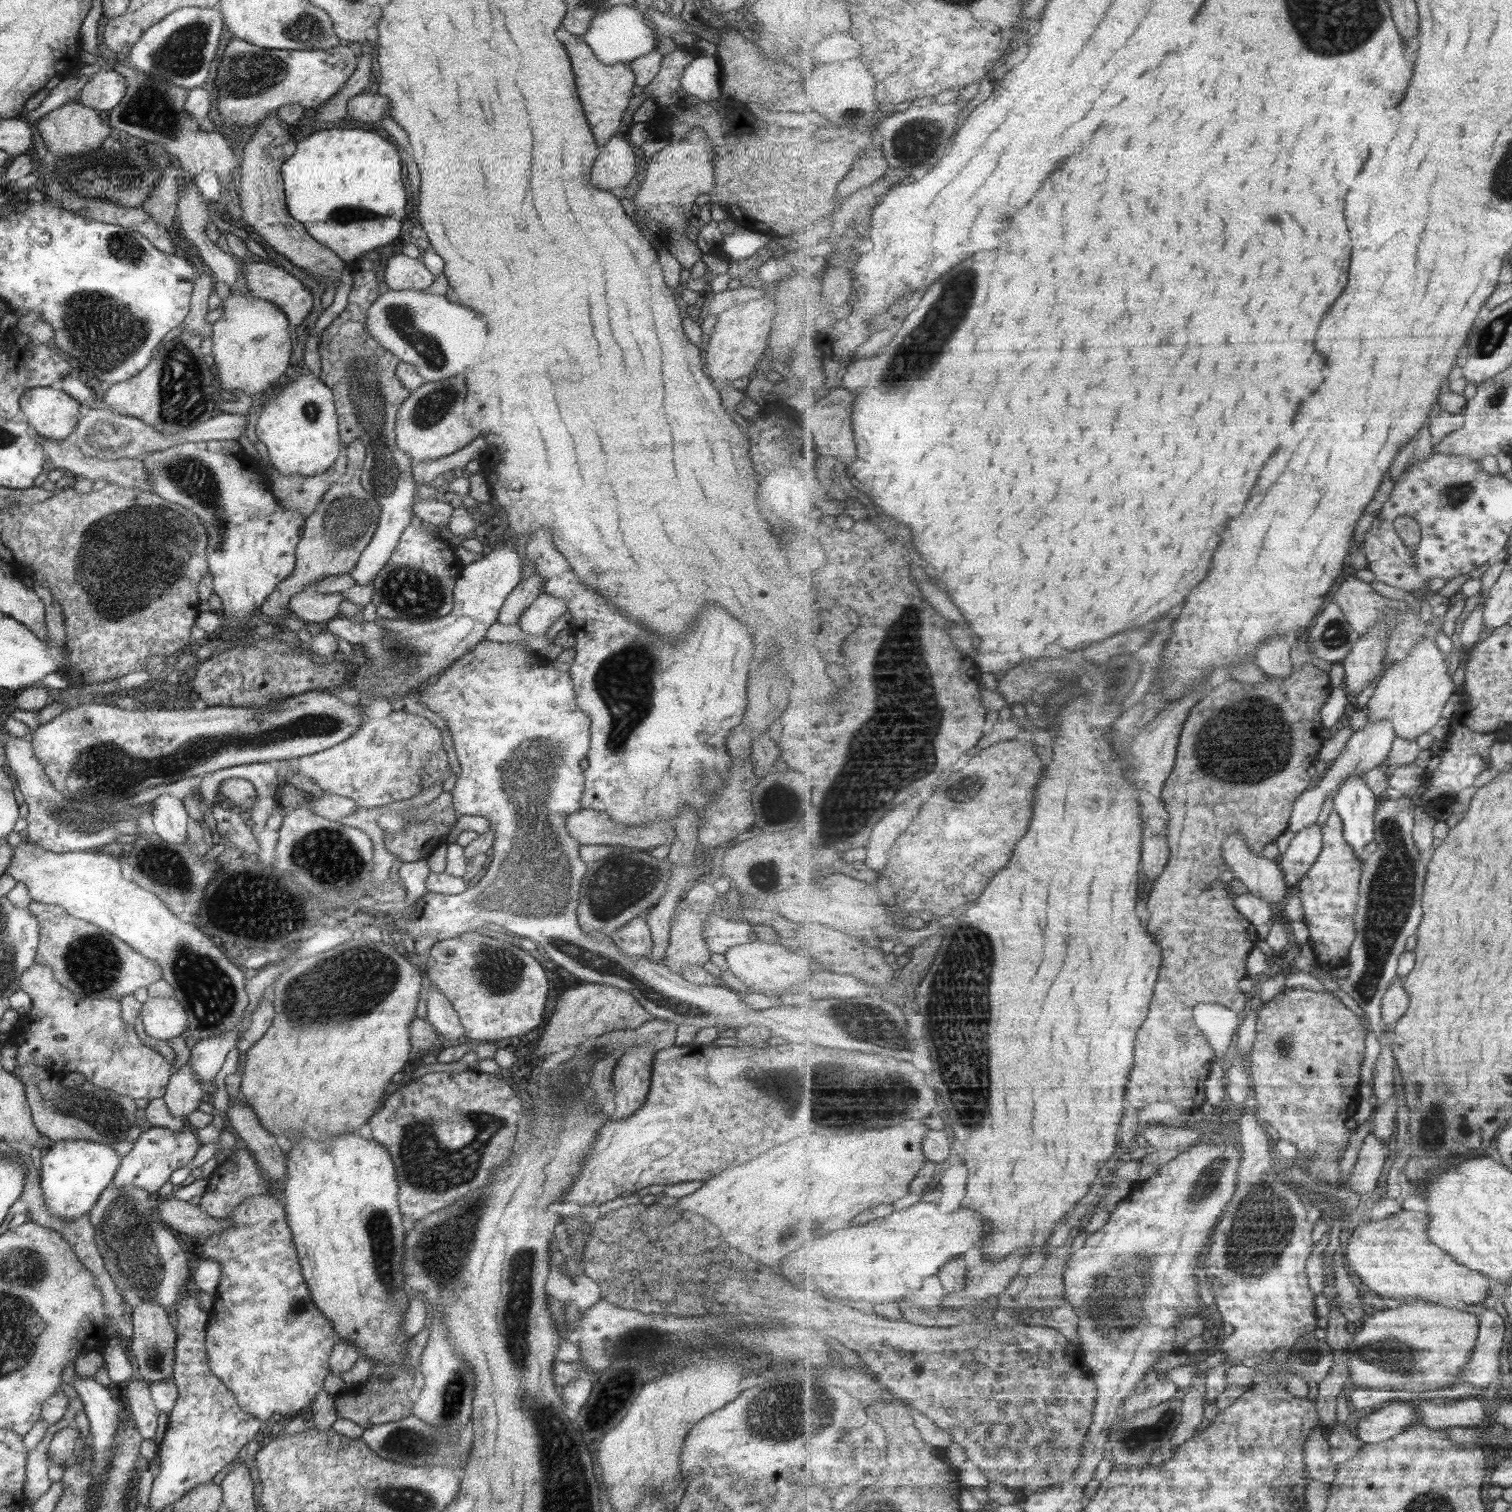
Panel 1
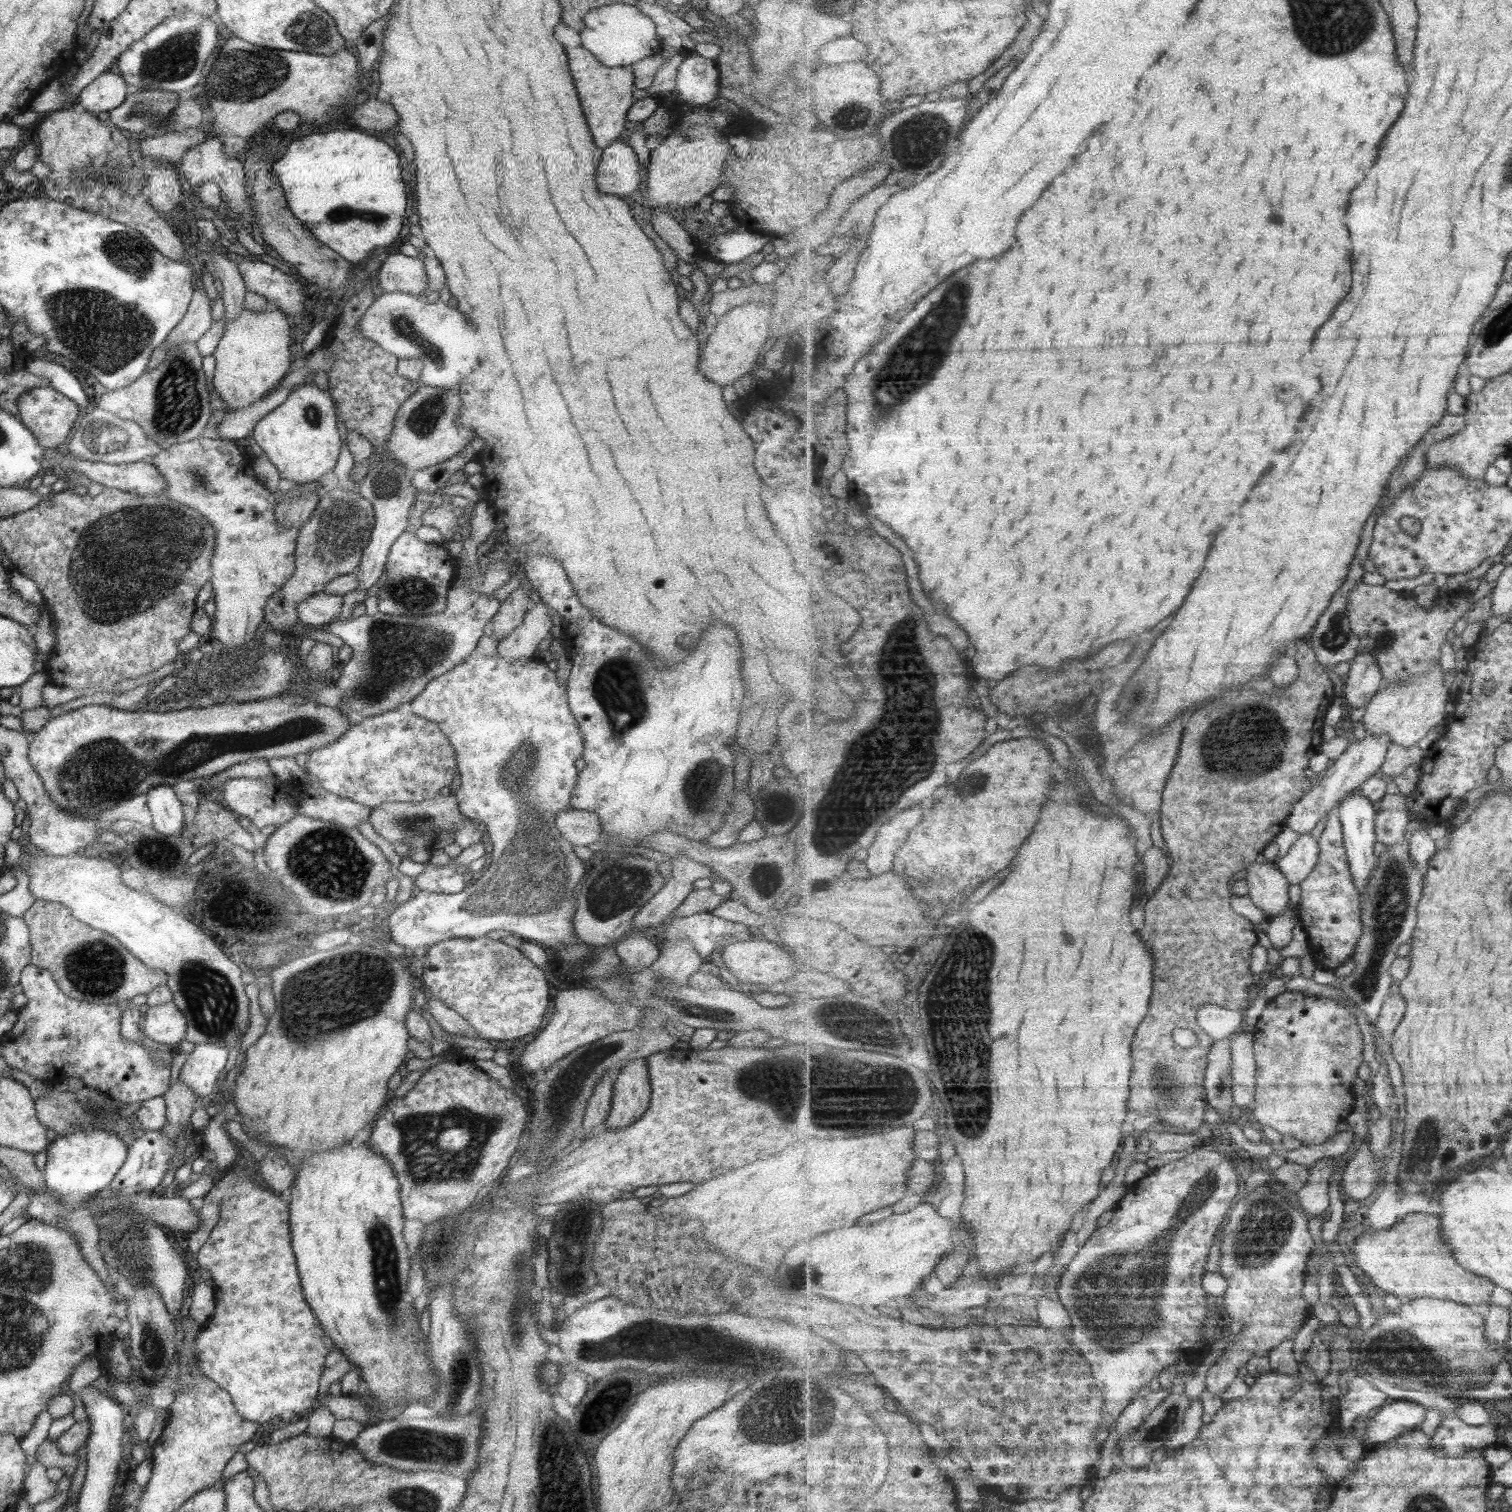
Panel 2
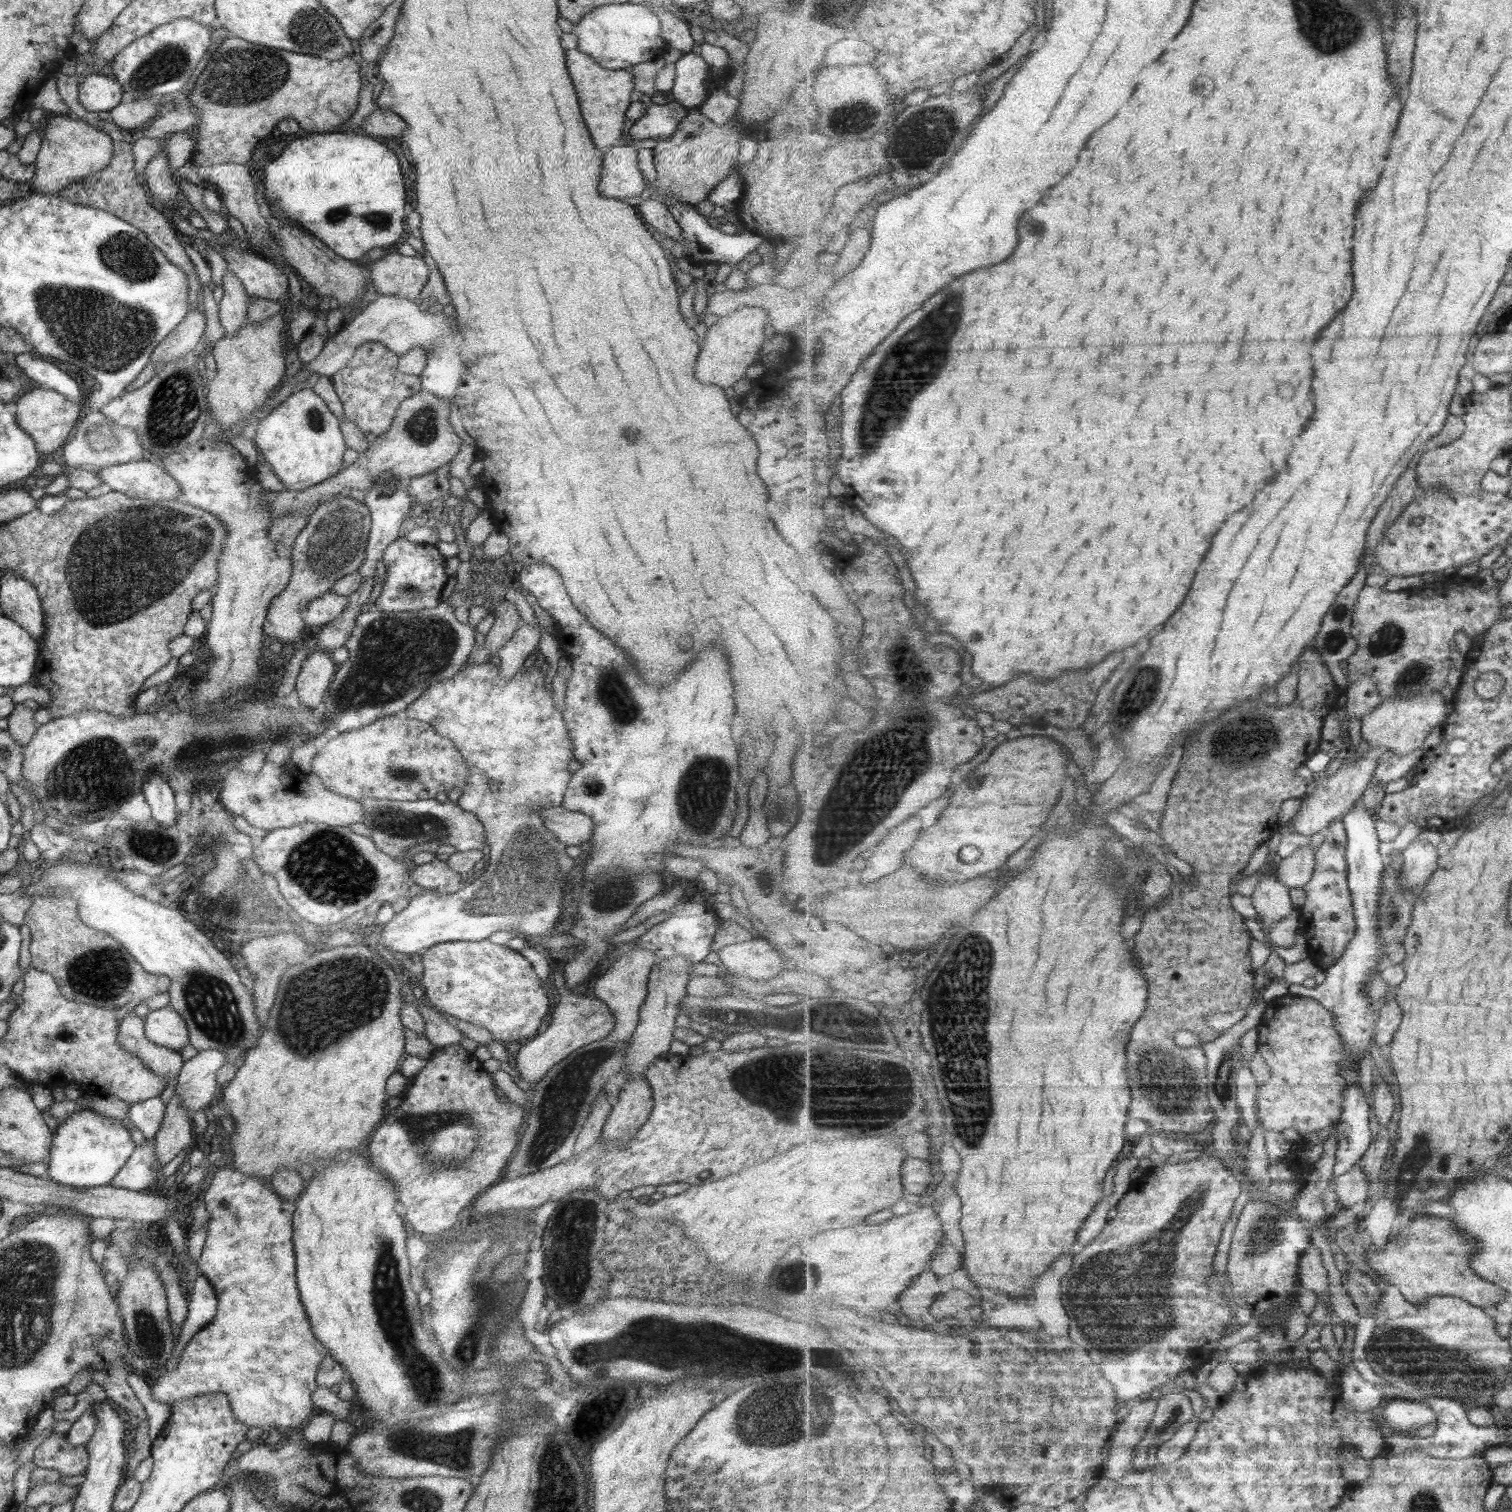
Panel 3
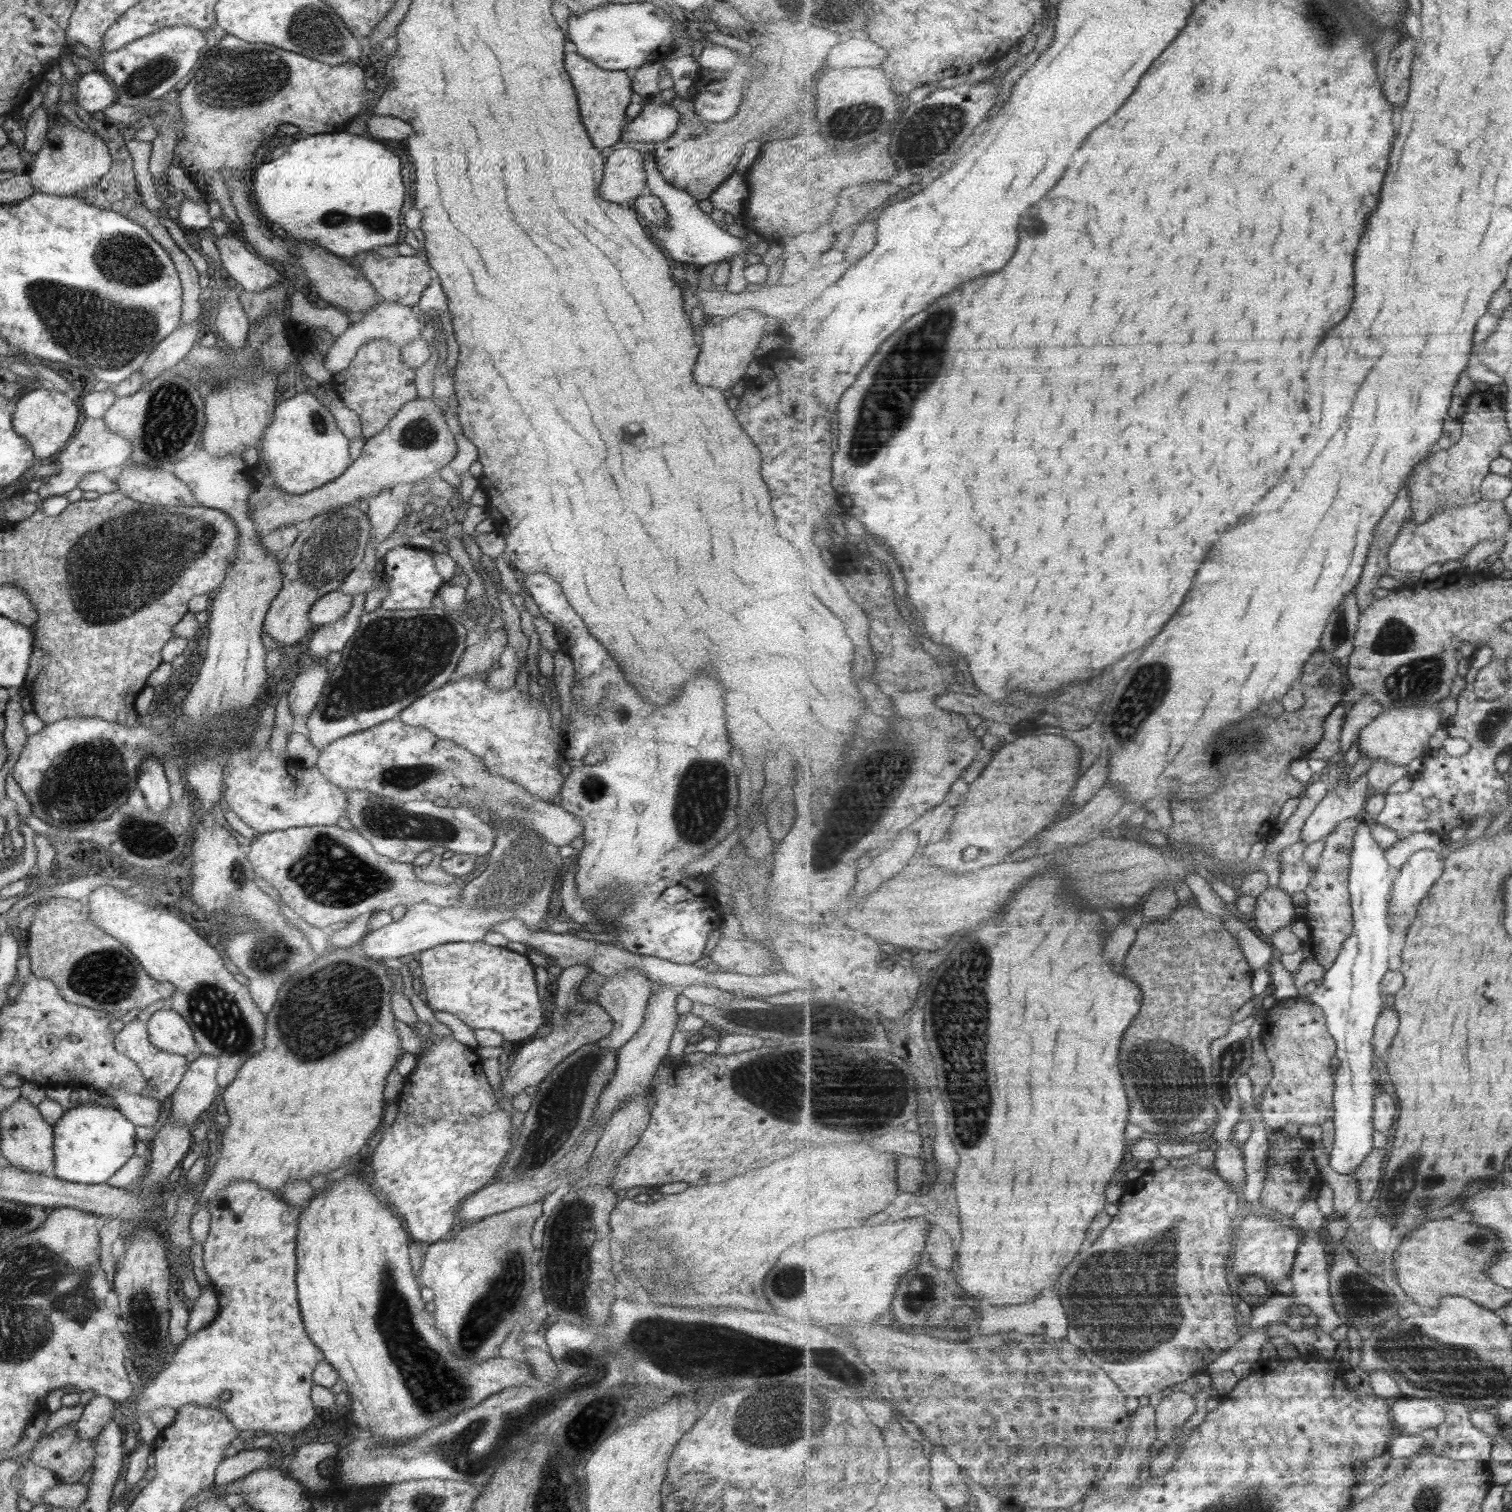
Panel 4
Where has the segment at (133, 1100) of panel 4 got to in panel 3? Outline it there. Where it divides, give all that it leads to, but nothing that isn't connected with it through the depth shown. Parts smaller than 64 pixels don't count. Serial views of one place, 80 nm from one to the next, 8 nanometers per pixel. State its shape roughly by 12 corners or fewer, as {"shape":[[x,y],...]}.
{"shape":[[159,1097],[128,1104],[127,1118],[154,1138],[166,1107]]}

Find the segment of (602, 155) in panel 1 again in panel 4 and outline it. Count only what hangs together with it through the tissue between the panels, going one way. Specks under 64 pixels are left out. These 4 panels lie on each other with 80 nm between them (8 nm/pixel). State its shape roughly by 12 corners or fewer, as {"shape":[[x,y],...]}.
{"shape":[[625,147],[605,153],[598,193],[633,202],[646,186],[644,160]]}

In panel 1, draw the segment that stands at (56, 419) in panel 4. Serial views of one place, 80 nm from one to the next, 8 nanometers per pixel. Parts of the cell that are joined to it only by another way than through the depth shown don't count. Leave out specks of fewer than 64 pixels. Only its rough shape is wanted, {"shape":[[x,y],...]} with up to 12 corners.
{"shape":[[57,386],[27,389],[20,416],[43,438],[71,438],[78,402]]}

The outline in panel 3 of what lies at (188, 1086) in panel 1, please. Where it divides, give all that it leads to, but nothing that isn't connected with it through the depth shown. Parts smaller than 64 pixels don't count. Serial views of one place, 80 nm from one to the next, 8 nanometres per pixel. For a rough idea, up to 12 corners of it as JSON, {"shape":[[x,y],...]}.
{"shape":[[180,1098],[167,1103],[154,1134],[154,1156],[164,1167],[187,1150],[191,1118]]}

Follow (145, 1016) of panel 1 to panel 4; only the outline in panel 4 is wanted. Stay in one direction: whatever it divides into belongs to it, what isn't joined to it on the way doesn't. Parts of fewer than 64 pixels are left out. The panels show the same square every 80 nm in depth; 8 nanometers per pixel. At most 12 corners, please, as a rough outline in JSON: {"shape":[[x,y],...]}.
{"shape":[[168,1007],[147,1019],[148,1041],[169,1054],[199,1052],[188,1022]]}

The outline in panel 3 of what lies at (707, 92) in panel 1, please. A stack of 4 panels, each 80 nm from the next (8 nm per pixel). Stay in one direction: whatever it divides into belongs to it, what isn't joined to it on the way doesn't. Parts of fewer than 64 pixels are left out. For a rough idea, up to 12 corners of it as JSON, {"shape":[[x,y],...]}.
{"shape":[[695,53],[674,63],[672,98],[698,107],[708,66]]}

